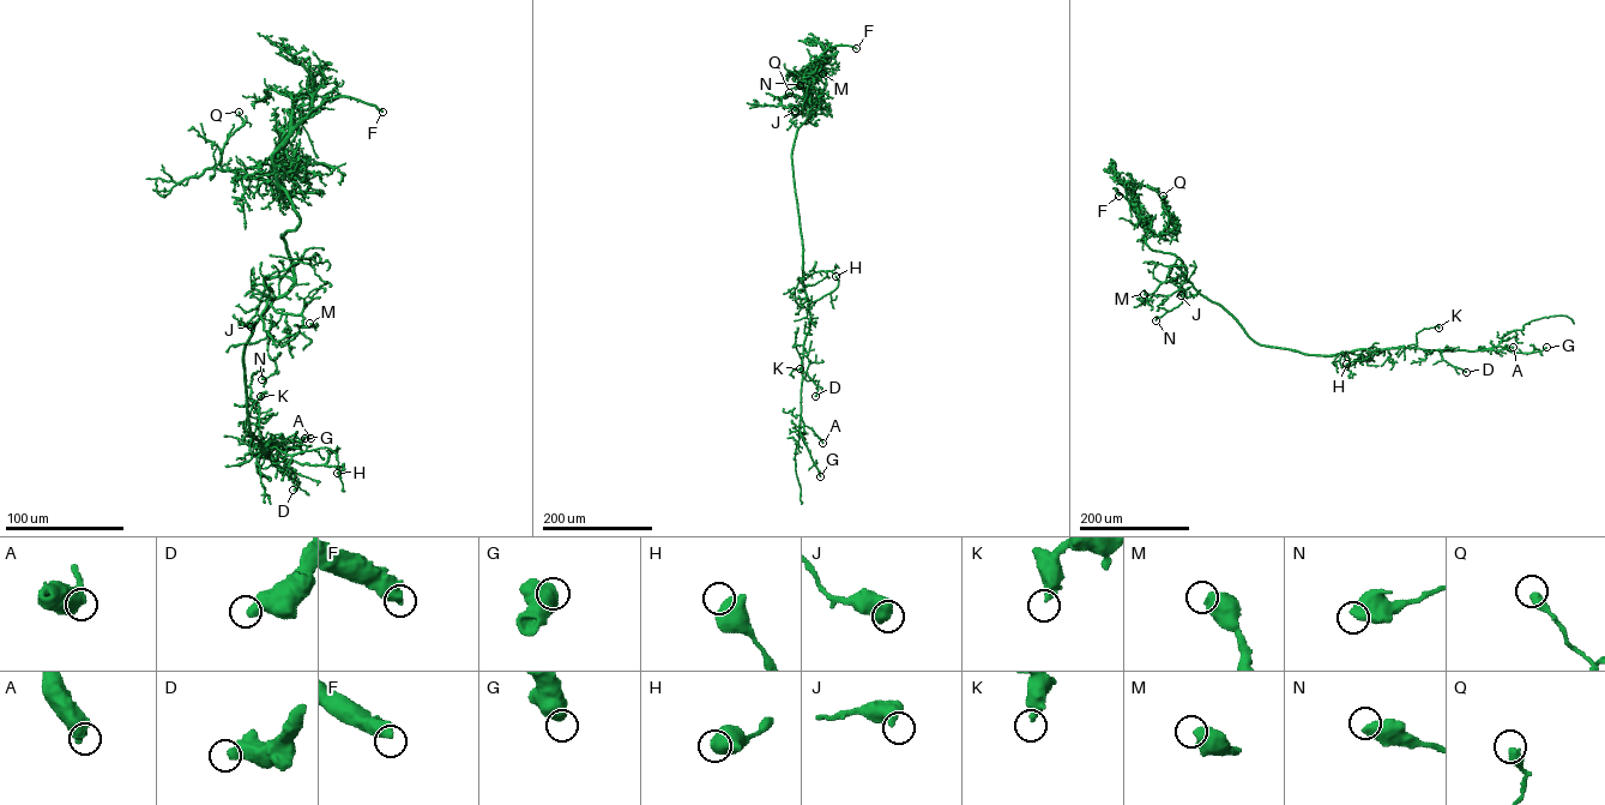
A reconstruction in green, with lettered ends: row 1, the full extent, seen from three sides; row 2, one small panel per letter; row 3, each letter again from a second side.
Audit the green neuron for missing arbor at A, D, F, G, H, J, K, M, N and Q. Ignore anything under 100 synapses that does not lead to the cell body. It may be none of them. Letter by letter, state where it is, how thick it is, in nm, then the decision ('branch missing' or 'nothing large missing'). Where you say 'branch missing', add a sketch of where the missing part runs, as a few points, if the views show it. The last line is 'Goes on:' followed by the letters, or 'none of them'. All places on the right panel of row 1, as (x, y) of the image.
A: at (1513, 347); 460 nm thick; nothing large missing
D: at (1466, 372); 480 nm thick; nothing large missing
F: at (1118, 196); 500 nm thick; branch missing
G: at (1546, 347); 700 nm thick; nothing large missing
H: at (1346, 364); 700 nm thick; nothing large missing
J: at (1181, 295); 550 nm thick; nothing large missing
K: at (1438, 328); 340 nm thick; nothing large missing
M: at (1144, 294); 600 nm thick; nothing large missing
N: at (1156, 320); 650 nm thick; nothing large missing
Q: at (1163, 196); 440 nm thick; nothing large missing
Goes on: F

